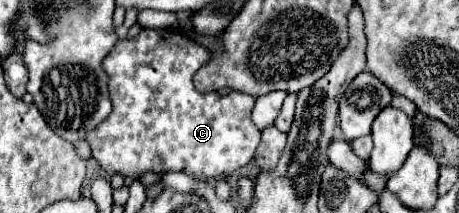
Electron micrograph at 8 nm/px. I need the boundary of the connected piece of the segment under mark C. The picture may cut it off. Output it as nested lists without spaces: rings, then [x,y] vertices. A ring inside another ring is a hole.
[[[142,29],[132,41],[116,43],[112,47],[102,61],[108,75],[112,113],[94,131],[90,131],[90,135],[86,135],[92,157],[108,175],[140,177],[146,171],[182,171],[198,181],[210,181],[230,175],[254,159],[254,151],[262,135],[250,119],[256,99],[242,91],[230,91],[230,95],[220,95],[218,91],[196,91],[192,77],[208,61],[210,51],[206,47],[194,43],[190,37],[170,33],[166,29]]]

